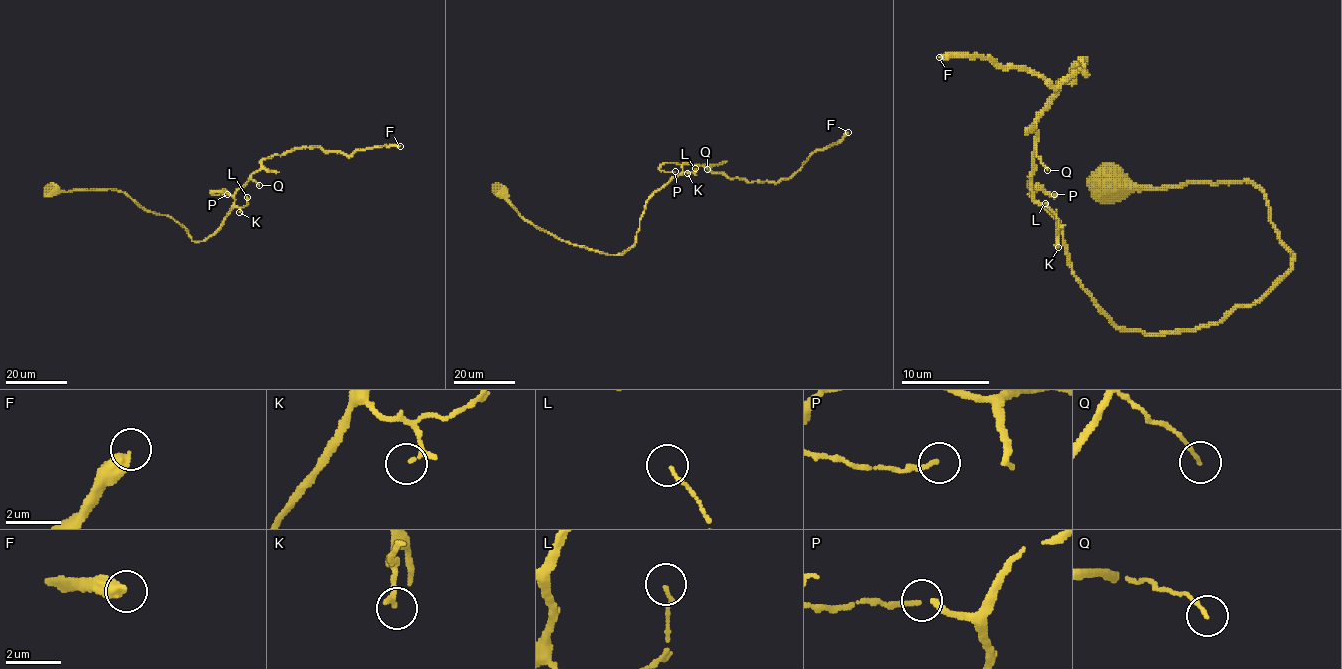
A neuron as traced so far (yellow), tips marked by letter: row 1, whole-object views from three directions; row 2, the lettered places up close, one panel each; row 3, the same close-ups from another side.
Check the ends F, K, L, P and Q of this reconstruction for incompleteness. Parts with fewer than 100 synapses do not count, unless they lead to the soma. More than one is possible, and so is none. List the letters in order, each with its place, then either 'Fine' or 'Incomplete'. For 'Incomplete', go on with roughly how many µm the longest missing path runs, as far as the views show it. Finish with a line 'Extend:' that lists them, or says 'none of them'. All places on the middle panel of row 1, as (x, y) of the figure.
F: Place: (848, 132). Incomplete. Missing length about 160 µm
K: Place: (687, 173). Fine
L: Place: (695, 168). Fine
P: Place: (675, 171). Fine
Q: Place: (707, 169). Fine
Extend: F

